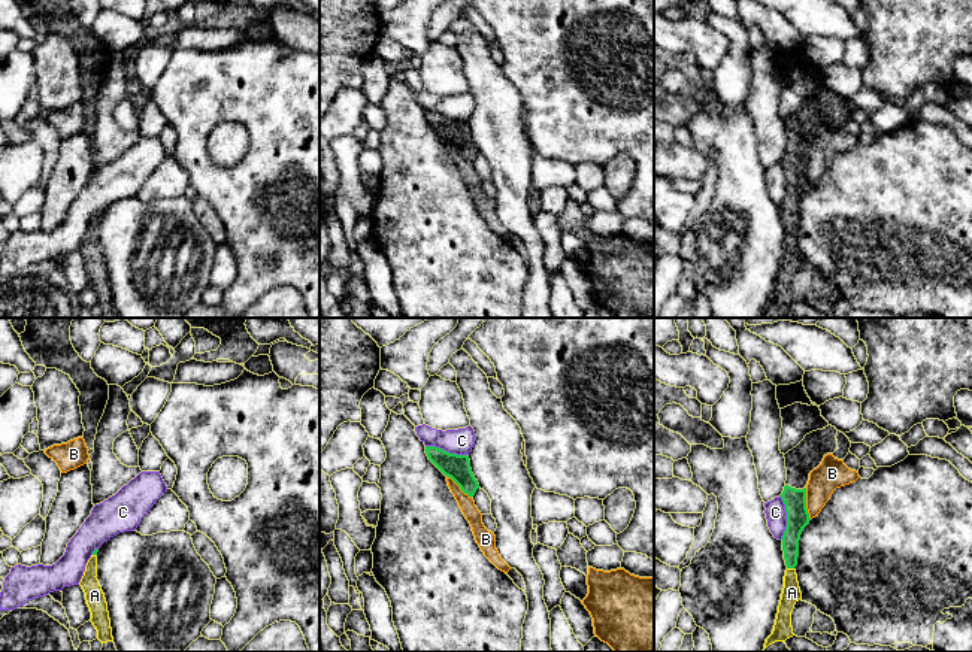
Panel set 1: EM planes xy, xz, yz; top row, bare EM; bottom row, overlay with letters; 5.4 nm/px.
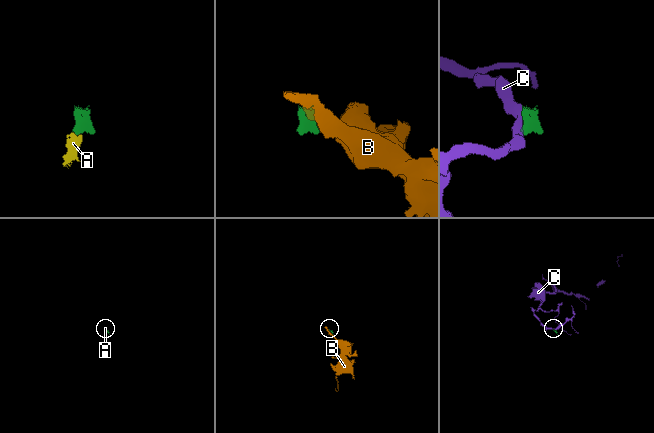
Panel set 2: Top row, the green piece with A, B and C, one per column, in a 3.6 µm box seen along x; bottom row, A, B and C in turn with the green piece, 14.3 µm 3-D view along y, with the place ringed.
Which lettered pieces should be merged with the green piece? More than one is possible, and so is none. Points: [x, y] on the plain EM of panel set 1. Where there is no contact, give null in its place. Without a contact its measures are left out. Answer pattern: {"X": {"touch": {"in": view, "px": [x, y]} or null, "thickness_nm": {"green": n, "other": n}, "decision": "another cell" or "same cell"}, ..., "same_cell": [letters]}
{"A": {"touch": {"in": "yz", "px": [790, 233]}, "thickness_nm": {"green": 100, "other": 100}, "decision": "same cell"}, "B": {"touch": {"in": "yz", "px": [805, 169]}, "thickness_nm": {"green": 120, "other": 170}, "decision": "another cell"}, "C": {"touch": {"in": "yz", "px": [787, 184]}, "thickness_nm": {"green": 120, "other": 110}, "decision": "another cell"}, "same_cell": ["A"]}

